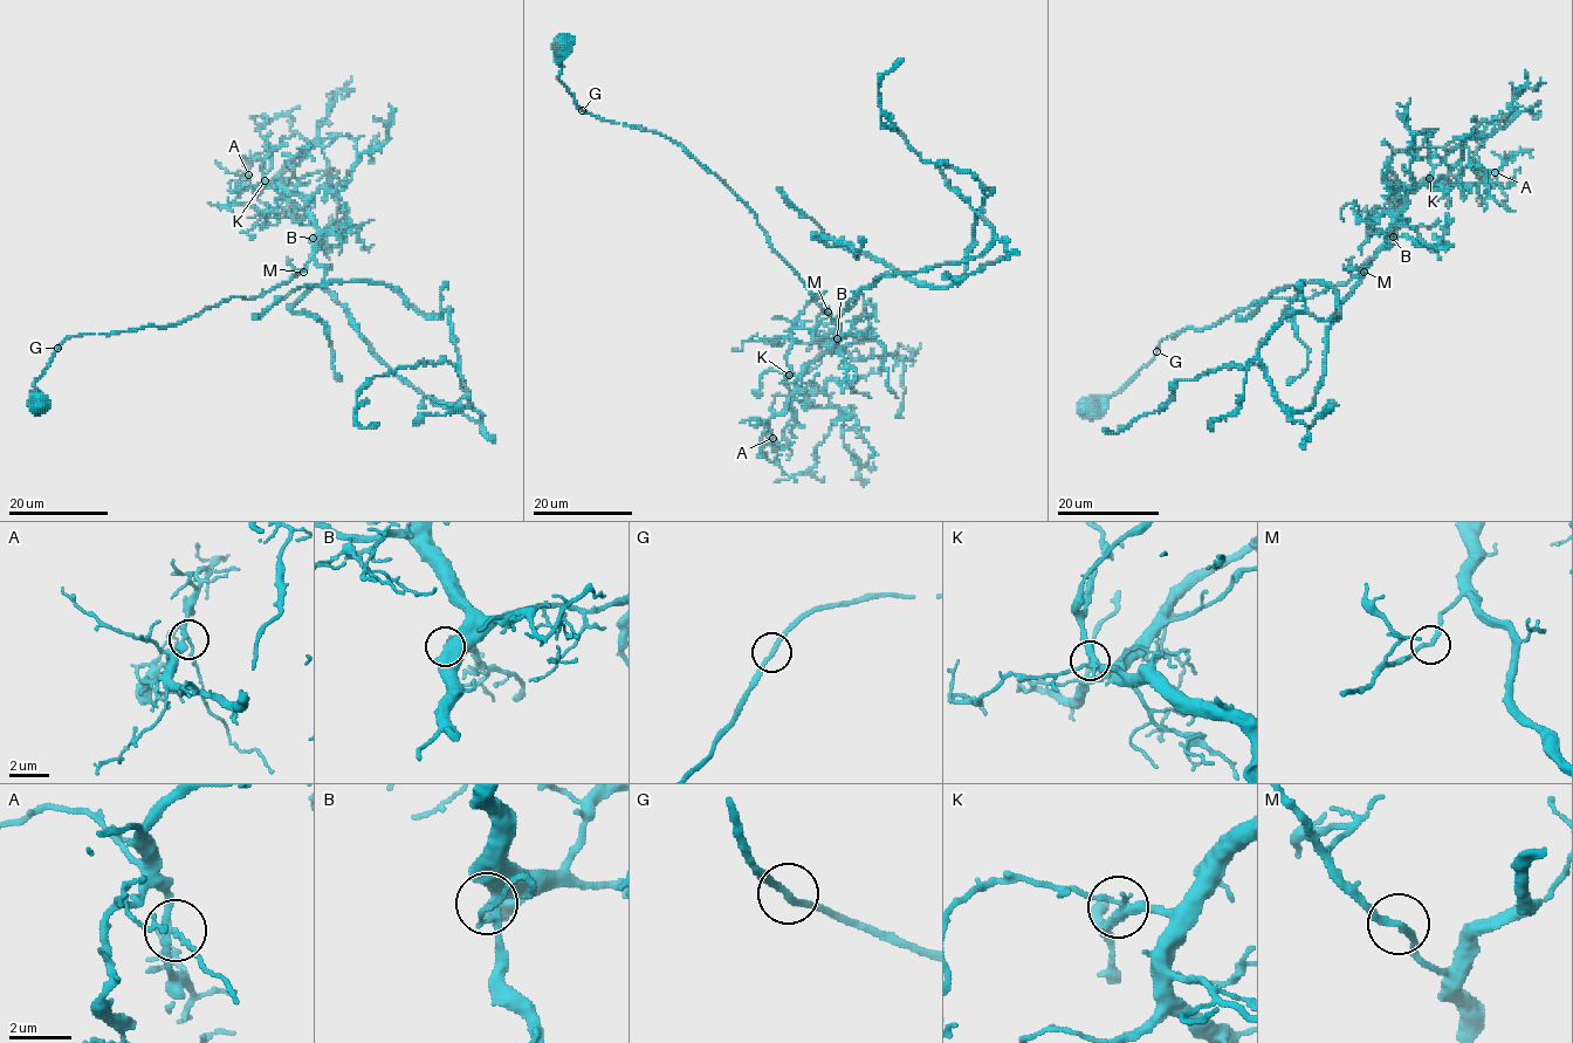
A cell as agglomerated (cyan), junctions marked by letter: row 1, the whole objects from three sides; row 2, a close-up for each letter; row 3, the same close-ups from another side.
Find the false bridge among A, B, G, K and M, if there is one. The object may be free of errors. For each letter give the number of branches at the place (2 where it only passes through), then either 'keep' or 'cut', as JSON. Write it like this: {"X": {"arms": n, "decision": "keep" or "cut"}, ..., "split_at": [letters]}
{"A": {"arms": 3, "decision": "keep"}, "B": {"arms": 3, "decision": "keep"}, "G": {"arms": 2, "decision": "keep"}, "K": {"arms": 3, "decision": "keep"}, "M": {"arms": 2, "decision": "keep"}, "split_at": []}

